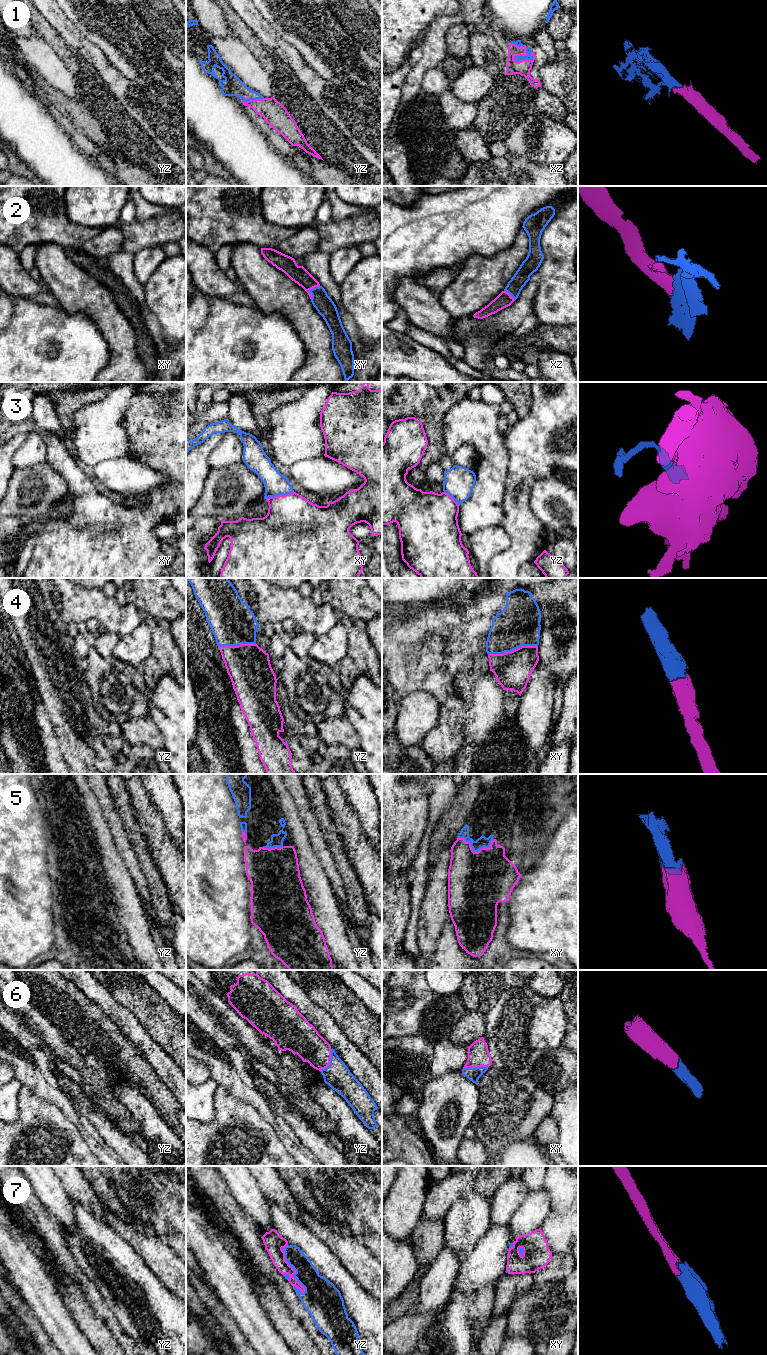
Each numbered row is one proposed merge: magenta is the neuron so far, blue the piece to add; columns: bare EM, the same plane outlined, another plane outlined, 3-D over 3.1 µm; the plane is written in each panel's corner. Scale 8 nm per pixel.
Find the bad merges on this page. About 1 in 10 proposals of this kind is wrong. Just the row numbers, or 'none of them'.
none of them

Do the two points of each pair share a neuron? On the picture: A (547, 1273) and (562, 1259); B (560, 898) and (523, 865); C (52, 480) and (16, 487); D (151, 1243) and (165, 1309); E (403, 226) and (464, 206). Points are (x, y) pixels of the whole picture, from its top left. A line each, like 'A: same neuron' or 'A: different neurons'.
A: same neuron
B: different neurons
C: same neuron
D: different neurons
E: same neuron

